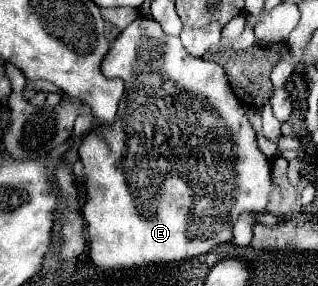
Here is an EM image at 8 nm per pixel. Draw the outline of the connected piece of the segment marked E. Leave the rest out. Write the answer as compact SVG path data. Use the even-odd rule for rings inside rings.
M138 16L128 28L124 28L114 44L110 46L108 54L102 60L102 74L106 78L122 78L126 92L120 100L118 116L112 126L102 126L100 130L90 132L82 146L80 146L80 158L84 164L84 186L86 186L86 202L82 208L84 220L88 224L90 234L90 260L100 270L124 270L124 268L140 268L148 264L168 264L168 262L180 262L198 254L210 252L214 246L228 242L232 238L232 224L236 218L244 212L264 212L270 192L272 192L272 178L270 178L270 162L268 158L258 150L256 144L256 132L252 124L248 122L248 110L236 96L232 96L232 88L228 88L228 78L224 76L224 70L210 60L194 58L190 56L178 36L168 36L160 28L160 24L152 18Z

